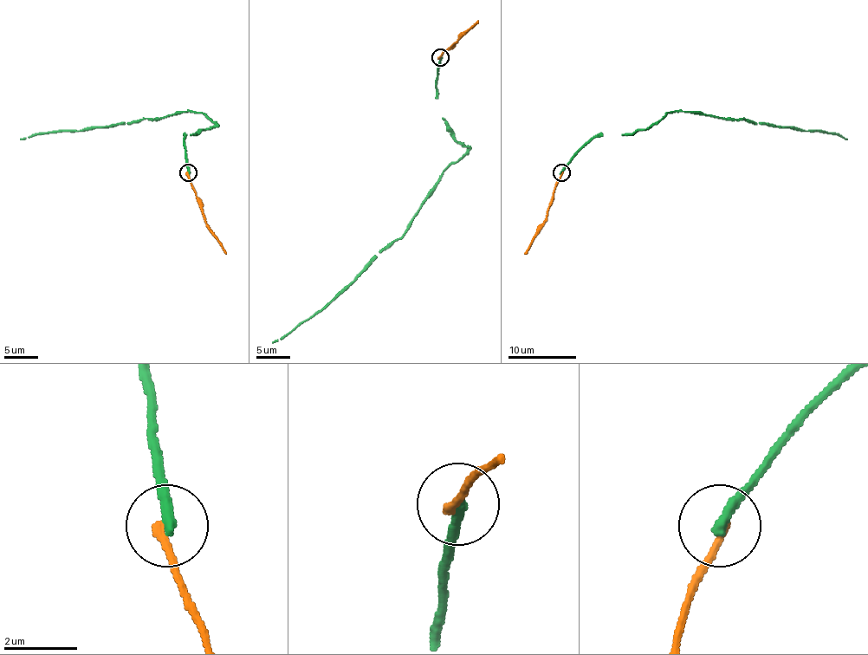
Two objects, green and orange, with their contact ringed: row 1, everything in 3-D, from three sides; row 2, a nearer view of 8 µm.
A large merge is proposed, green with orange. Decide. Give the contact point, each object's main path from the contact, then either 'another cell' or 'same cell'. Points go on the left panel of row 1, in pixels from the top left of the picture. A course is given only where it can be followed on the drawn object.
at (188, 172); green runs (188, 172), (184, 136), (215, 125), (204, 114), (191, 111), (130, 123), (35, 132), (21, 139); orange runs (188, 172), (204, 223), (225, 254); another cell

